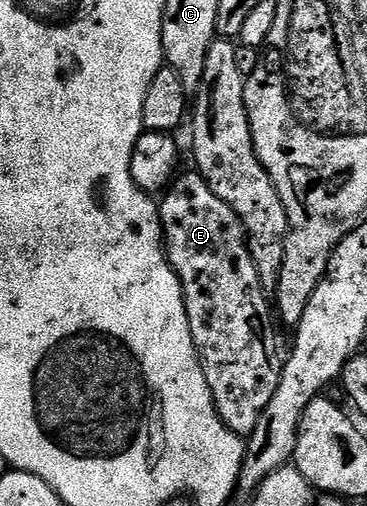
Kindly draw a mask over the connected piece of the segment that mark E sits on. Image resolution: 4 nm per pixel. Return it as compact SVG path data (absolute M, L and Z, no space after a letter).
M195 170L174 177L160 199L161 233L165 243L165 255L177 274L183 288L183 300L187 308L187 320L191 328L191 340L201 361L203 376L211 388L211 396L225 427L231 432L248 436L255 432L259 416L267 412L275 388L279 388L283 354L277 351L277 334L273 331L275 314L271 309L270 295L255 272L255 260L251 260L245 229L235 212L203 180Z

